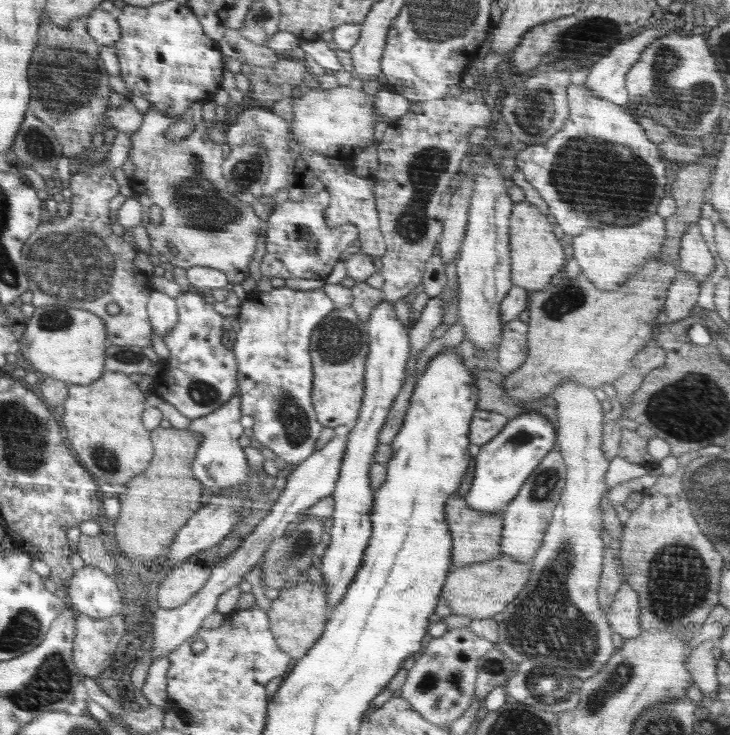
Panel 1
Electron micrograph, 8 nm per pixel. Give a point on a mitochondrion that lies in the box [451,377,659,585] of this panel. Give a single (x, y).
(542, 488)

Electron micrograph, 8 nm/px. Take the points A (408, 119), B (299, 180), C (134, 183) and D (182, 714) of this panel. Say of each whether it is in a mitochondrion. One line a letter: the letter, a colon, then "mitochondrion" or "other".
A: other
B: other
C: other
D: other

